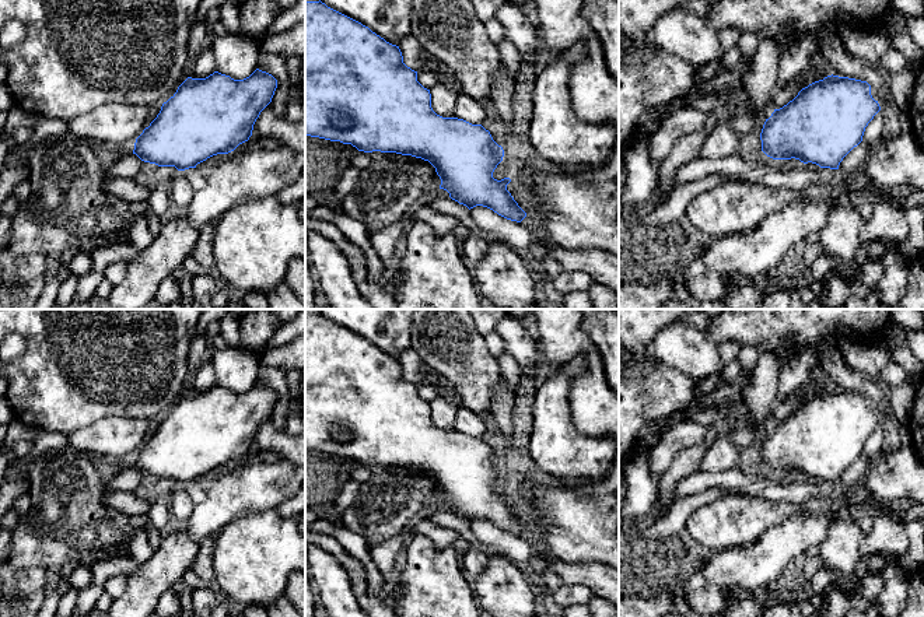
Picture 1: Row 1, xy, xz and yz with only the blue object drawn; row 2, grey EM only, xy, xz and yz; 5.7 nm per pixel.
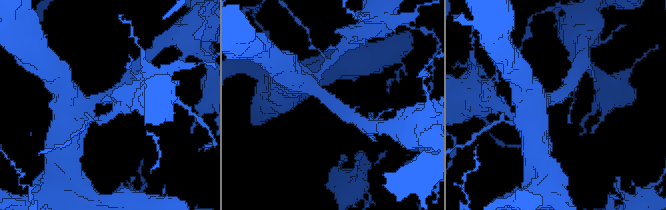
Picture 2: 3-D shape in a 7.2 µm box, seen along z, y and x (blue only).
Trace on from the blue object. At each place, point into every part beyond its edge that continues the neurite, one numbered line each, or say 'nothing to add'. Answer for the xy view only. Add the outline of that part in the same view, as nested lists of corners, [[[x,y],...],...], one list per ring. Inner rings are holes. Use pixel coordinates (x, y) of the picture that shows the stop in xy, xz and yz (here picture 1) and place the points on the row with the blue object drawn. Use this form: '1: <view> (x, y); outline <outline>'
1: xy (195, 176); outline [[[189,168],[183,171],[183,175],[197,187],[203,183],[203,176],[200,171],[196,171],[195,168]]]

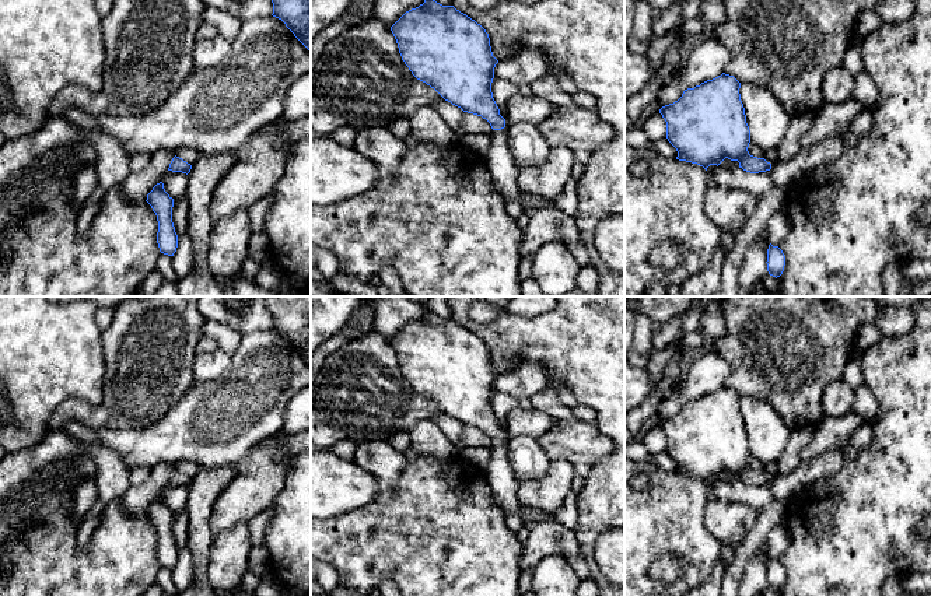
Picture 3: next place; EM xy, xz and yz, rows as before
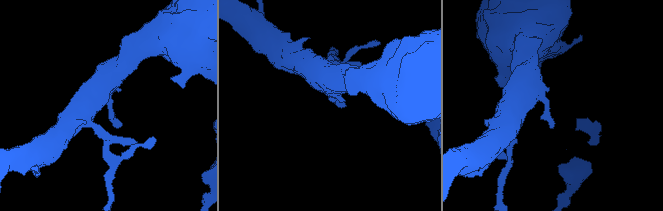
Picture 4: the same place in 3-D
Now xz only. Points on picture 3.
1: xz (500, 162); outline [[[507,129],[493,130],[490,148],[484,154],[491,175],[494,190],[505,201],[522,203],[522,192],[518,187],[518,168],[507,144]]]

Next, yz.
1: yz (784, 174); outline [[[827,137],[809,148],[799,150],[787,162],[773,162],[770,172],[774,186],[787,190],[801,176],[811,173],[815,168],[839,159],[844,147],[843,137]]]

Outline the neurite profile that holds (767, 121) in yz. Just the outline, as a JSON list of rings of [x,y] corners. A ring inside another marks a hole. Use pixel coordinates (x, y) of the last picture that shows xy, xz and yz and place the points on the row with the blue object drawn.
[[[741,84],[739,94],[750,130],[750,143],[763,151],[776,148],[788,130],[791,115],[767,87]]]

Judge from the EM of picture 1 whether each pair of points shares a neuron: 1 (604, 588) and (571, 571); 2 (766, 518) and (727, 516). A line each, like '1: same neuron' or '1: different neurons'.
1: same neuron
2: same neuron

